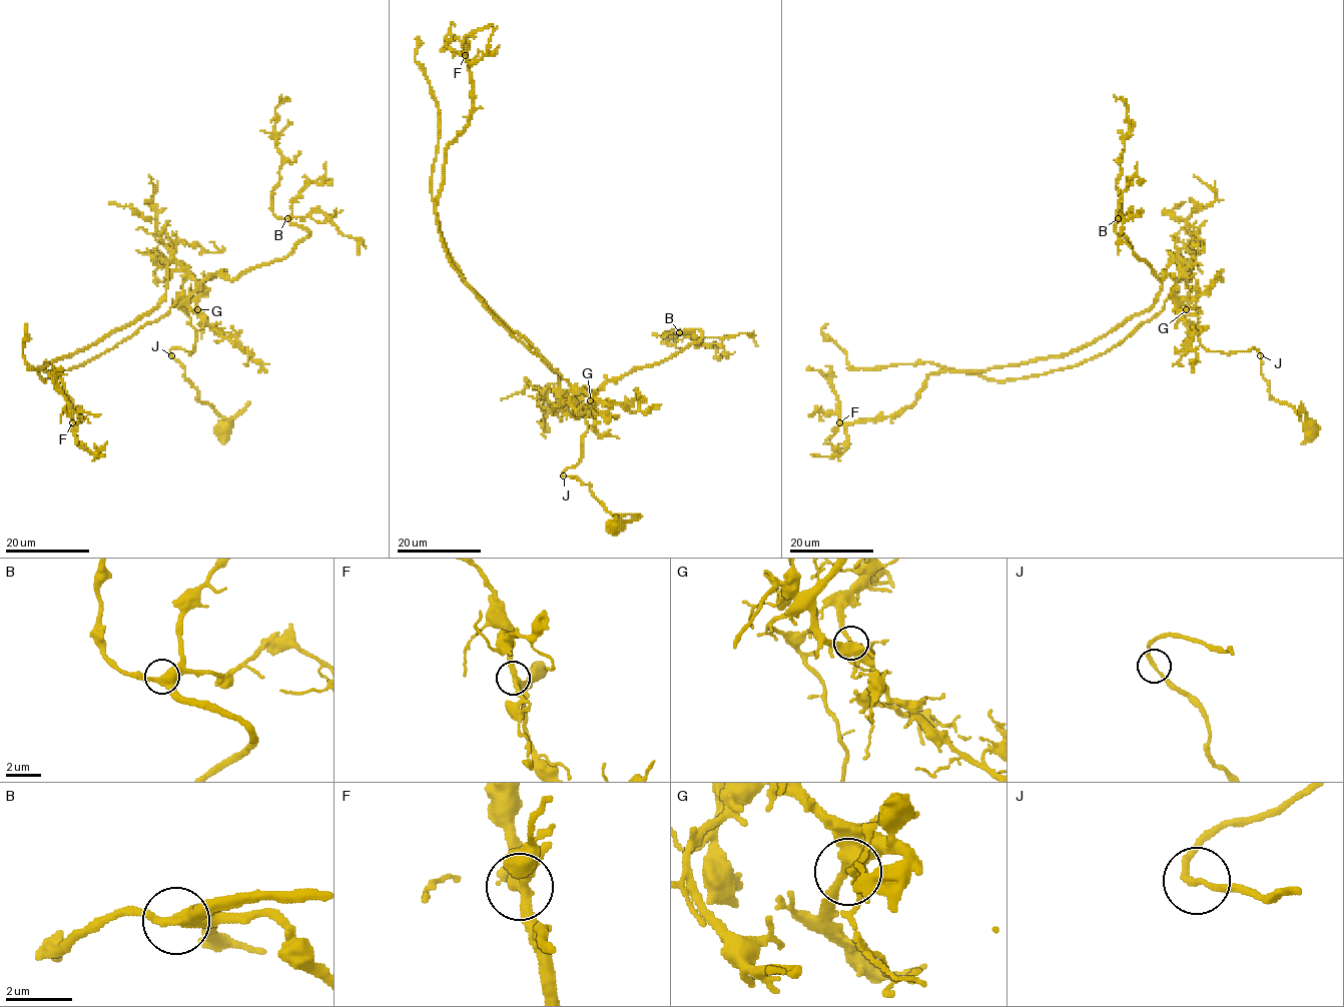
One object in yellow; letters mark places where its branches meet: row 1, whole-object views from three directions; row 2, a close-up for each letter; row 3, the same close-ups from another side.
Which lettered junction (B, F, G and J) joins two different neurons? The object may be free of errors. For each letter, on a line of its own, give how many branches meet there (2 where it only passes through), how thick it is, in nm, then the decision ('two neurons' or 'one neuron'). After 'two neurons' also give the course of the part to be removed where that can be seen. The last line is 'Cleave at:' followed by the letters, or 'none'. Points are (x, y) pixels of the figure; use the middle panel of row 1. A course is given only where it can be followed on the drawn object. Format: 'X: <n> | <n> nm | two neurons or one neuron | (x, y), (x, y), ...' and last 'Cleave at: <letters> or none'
B: 3 | 360 nm | one neuron
F: 3 | 280 nm | one neuron
G: 2 | 420 nm | one neuron
J: 2 | 180 nm | one neuron
Cleave at: none

